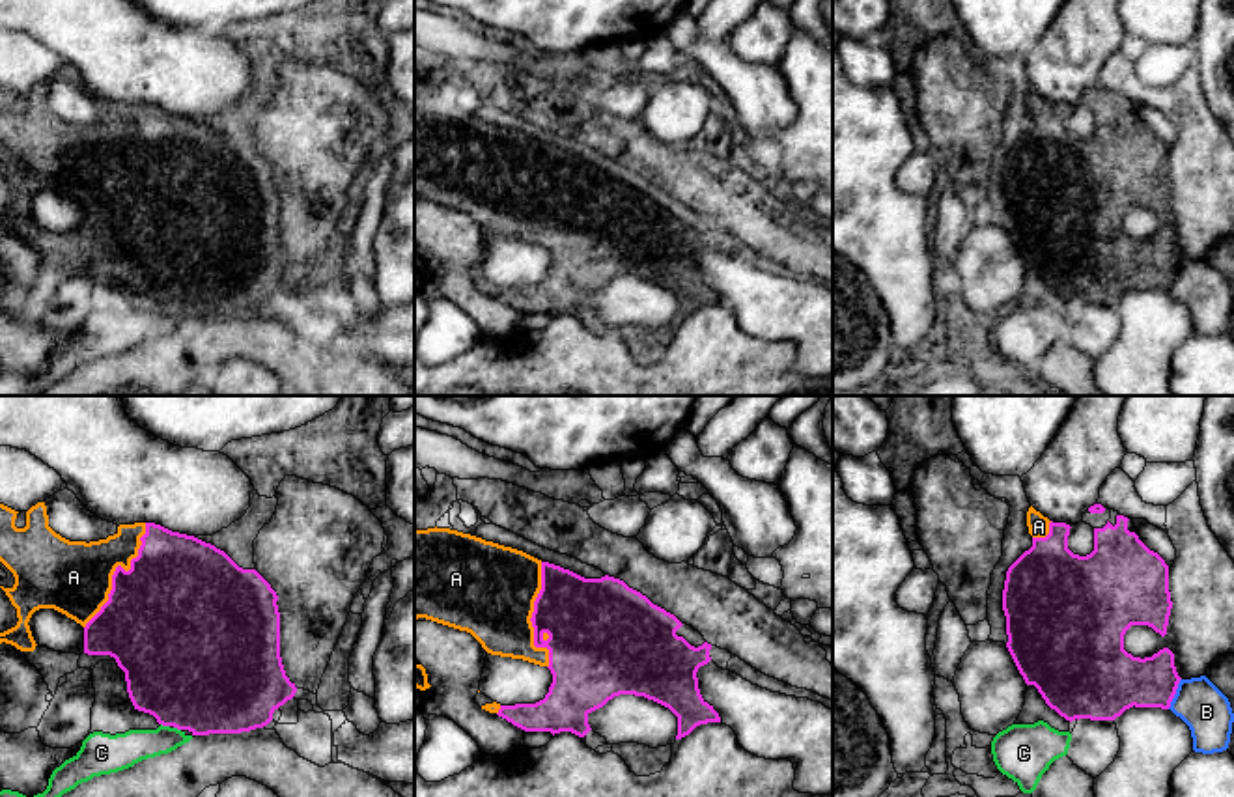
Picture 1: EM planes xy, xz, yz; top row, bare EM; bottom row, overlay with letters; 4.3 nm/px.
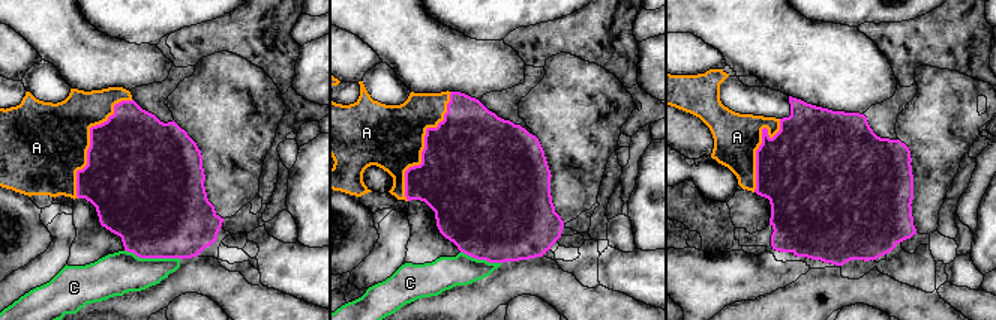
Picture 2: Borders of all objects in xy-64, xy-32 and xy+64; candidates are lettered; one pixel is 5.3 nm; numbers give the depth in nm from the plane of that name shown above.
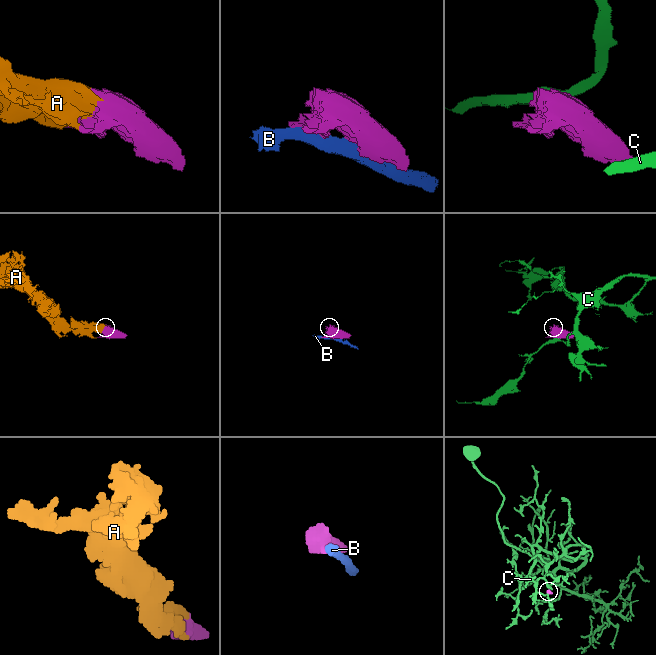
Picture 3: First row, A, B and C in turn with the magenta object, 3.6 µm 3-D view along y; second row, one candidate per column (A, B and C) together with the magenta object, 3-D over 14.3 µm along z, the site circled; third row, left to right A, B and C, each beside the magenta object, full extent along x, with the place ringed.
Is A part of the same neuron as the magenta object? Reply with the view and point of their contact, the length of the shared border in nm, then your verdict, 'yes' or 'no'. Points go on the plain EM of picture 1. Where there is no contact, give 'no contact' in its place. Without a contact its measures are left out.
meets magenta in xy at (116, 152); contact 550 nm long; yes

